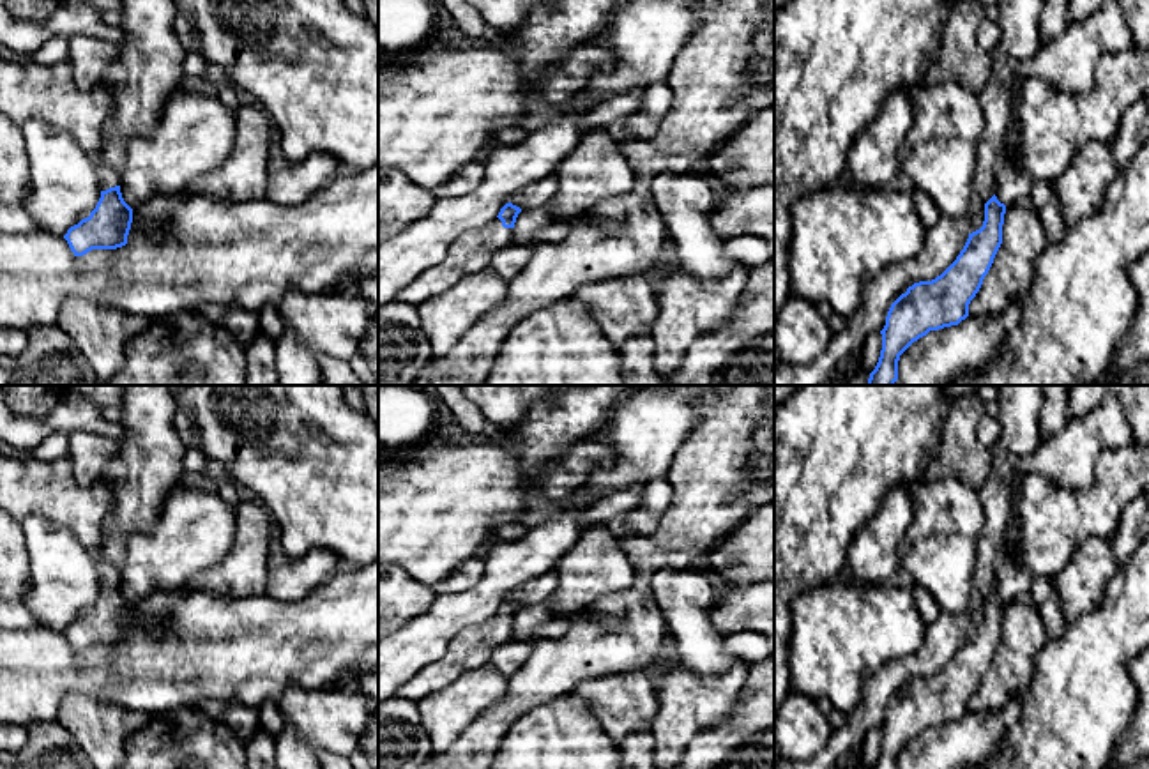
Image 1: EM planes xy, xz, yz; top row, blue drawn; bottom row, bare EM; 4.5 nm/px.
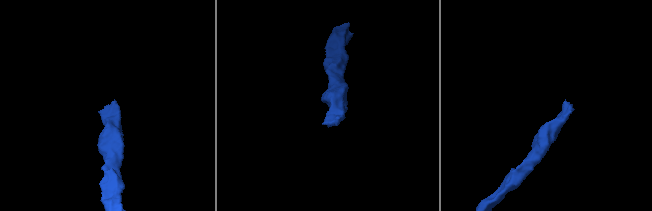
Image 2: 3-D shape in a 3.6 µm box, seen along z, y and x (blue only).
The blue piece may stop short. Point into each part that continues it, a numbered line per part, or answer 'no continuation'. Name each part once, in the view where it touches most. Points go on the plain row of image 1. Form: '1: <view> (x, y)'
1: xy (106, 573)

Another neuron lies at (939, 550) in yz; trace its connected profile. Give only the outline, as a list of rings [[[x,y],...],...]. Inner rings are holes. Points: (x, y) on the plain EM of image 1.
[[[917,477],[907,481],[907,488],[914,499],[914,520],[898,546],[902,567],[932,594],[940,612],[960,615],[974,601],[978,537],[985,525],[979,493],[956,479]]]

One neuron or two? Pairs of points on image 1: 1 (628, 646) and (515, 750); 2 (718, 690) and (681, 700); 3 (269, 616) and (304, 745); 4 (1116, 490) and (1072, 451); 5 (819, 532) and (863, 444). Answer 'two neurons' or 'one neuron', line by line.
1: two neurons
2: one neuron
3: two neurons
4: two neurons
5: one neuron

